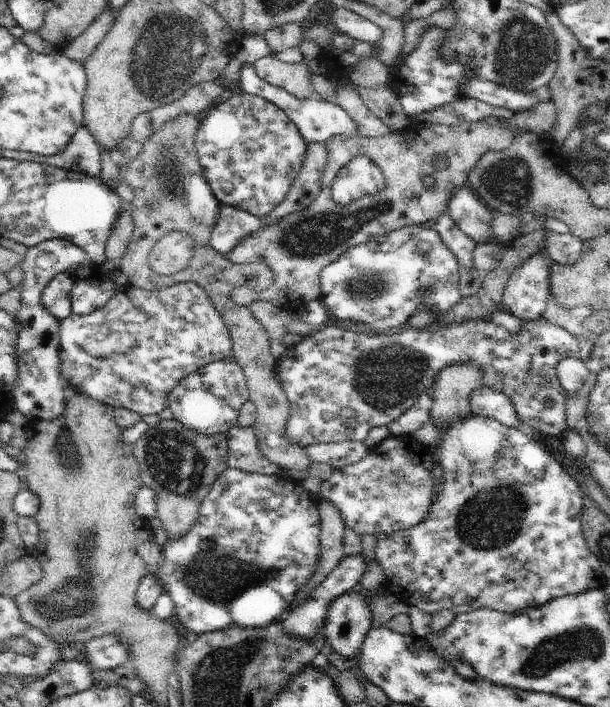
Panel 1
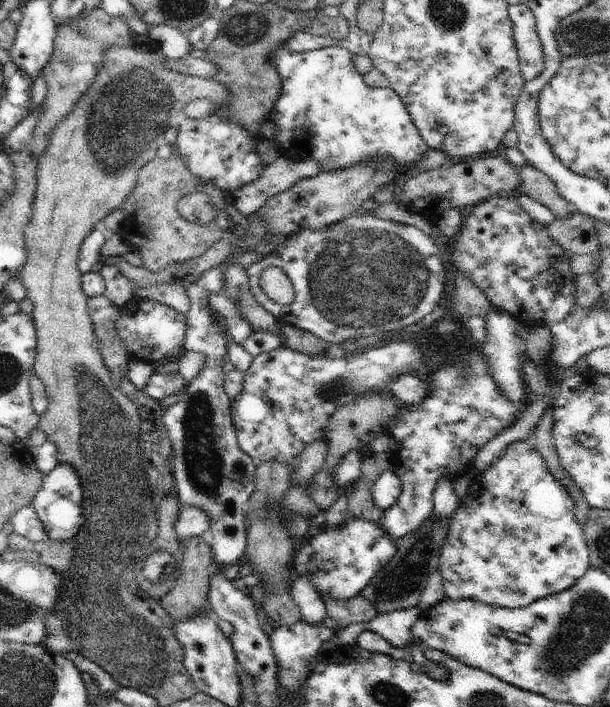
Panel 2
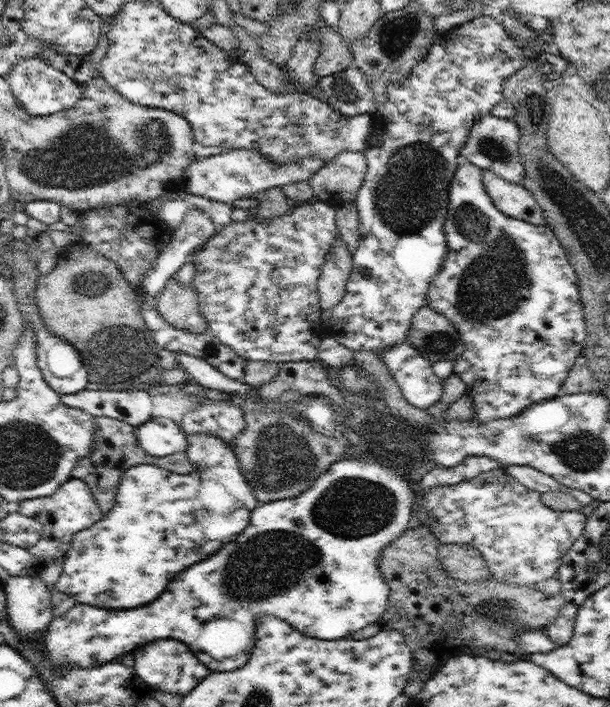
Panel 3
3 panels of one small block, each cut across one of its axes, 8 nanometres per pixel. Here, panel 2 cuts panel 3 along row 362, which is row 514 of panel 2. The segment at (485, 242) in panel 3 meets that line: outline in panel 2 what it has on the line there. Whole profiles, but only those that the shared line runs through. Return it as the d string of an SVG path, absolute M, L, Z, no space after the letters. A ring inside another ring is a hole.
M533 440L506 446L504 456L500 456L496 464L482 474L476 473L450 522L448 540L439 557L445 596L450 600L476 600L496 607L520 609L572 588L591 568L585 533L574 514L574 506L568 490L558 484L546 468Z

